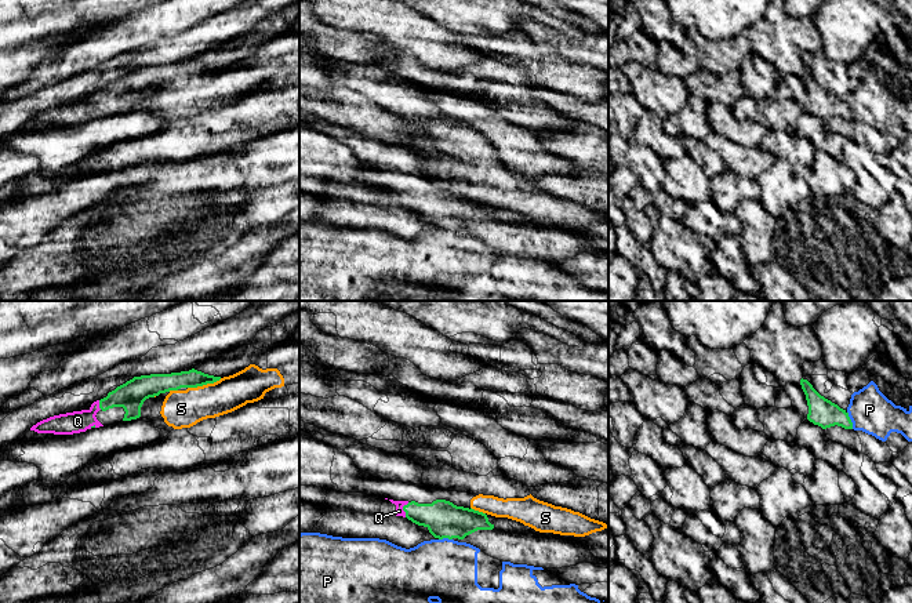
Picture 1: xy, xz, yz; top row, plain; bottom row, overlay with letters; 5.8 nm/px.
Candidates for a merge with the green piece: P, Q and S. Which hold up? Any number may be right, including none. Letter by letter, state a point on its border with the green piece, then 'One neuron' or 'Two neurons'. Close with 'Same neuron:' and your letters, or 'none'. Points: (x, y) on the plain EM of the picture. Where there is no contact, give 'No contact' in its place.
P: Touches green at yz (850, 111). Two neurons
Q: Touches green at xz (403, 200). One neuron
S: Touches green at xy (204, 75). Two neurons
Same neuron: Q

